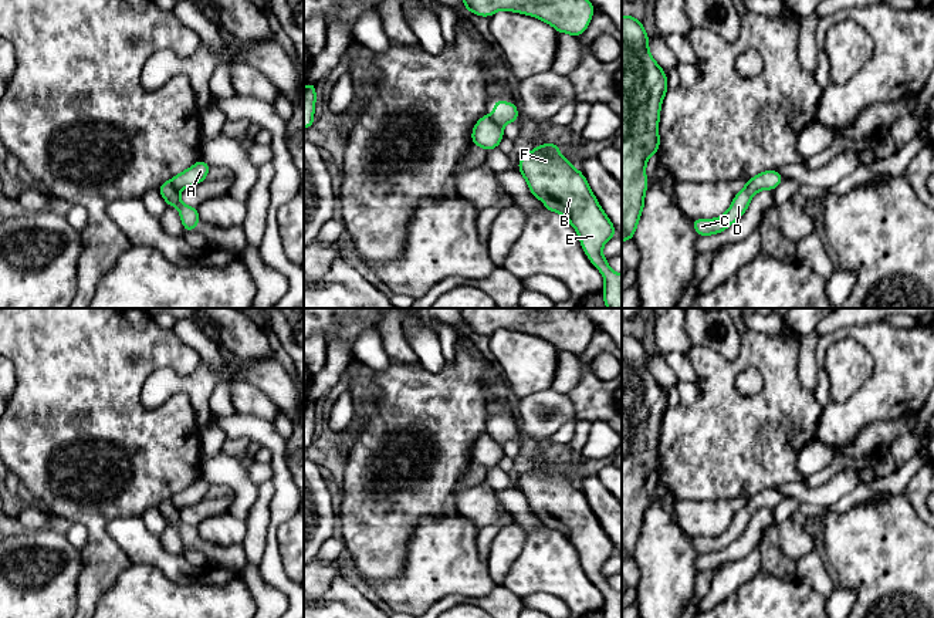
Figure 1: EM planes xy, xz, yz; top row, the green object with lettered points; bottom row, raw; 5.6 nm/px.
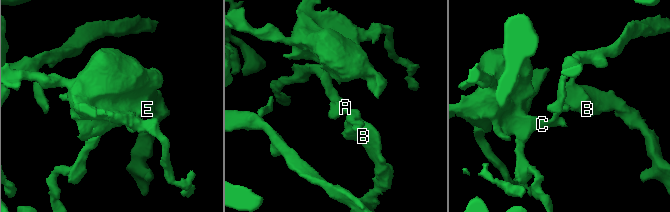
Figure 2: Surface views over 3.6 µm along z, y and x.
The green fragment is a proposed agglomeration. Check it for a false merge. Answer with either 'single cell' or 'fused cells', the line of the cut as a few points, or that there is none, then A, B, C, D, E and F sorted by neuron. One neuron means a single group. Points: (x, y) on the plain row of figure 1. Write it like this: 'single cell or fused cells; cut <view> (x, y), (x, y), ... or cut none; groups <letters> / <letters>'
fused cells; cut xz (489, 434), (501, 446); groups A B E F / C D

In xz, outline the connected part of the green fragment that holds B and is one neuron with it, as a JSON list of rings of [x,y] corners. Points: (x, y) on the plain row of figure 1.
[[[552,460],[524,473],[518,487],[531,511],[545,521],[545,527],[562,533],[576,548],[588,577],[605,597],[603,618],[622,618],[622,592],[615,591],[602,573],[605,561],[616,553],[615,544],[583,492]]]

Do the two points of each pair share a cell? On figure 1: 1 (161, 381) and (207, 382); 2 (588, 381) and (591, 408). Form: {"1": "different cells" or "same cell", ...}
{"1": "same cell", "2": "same cell"}

